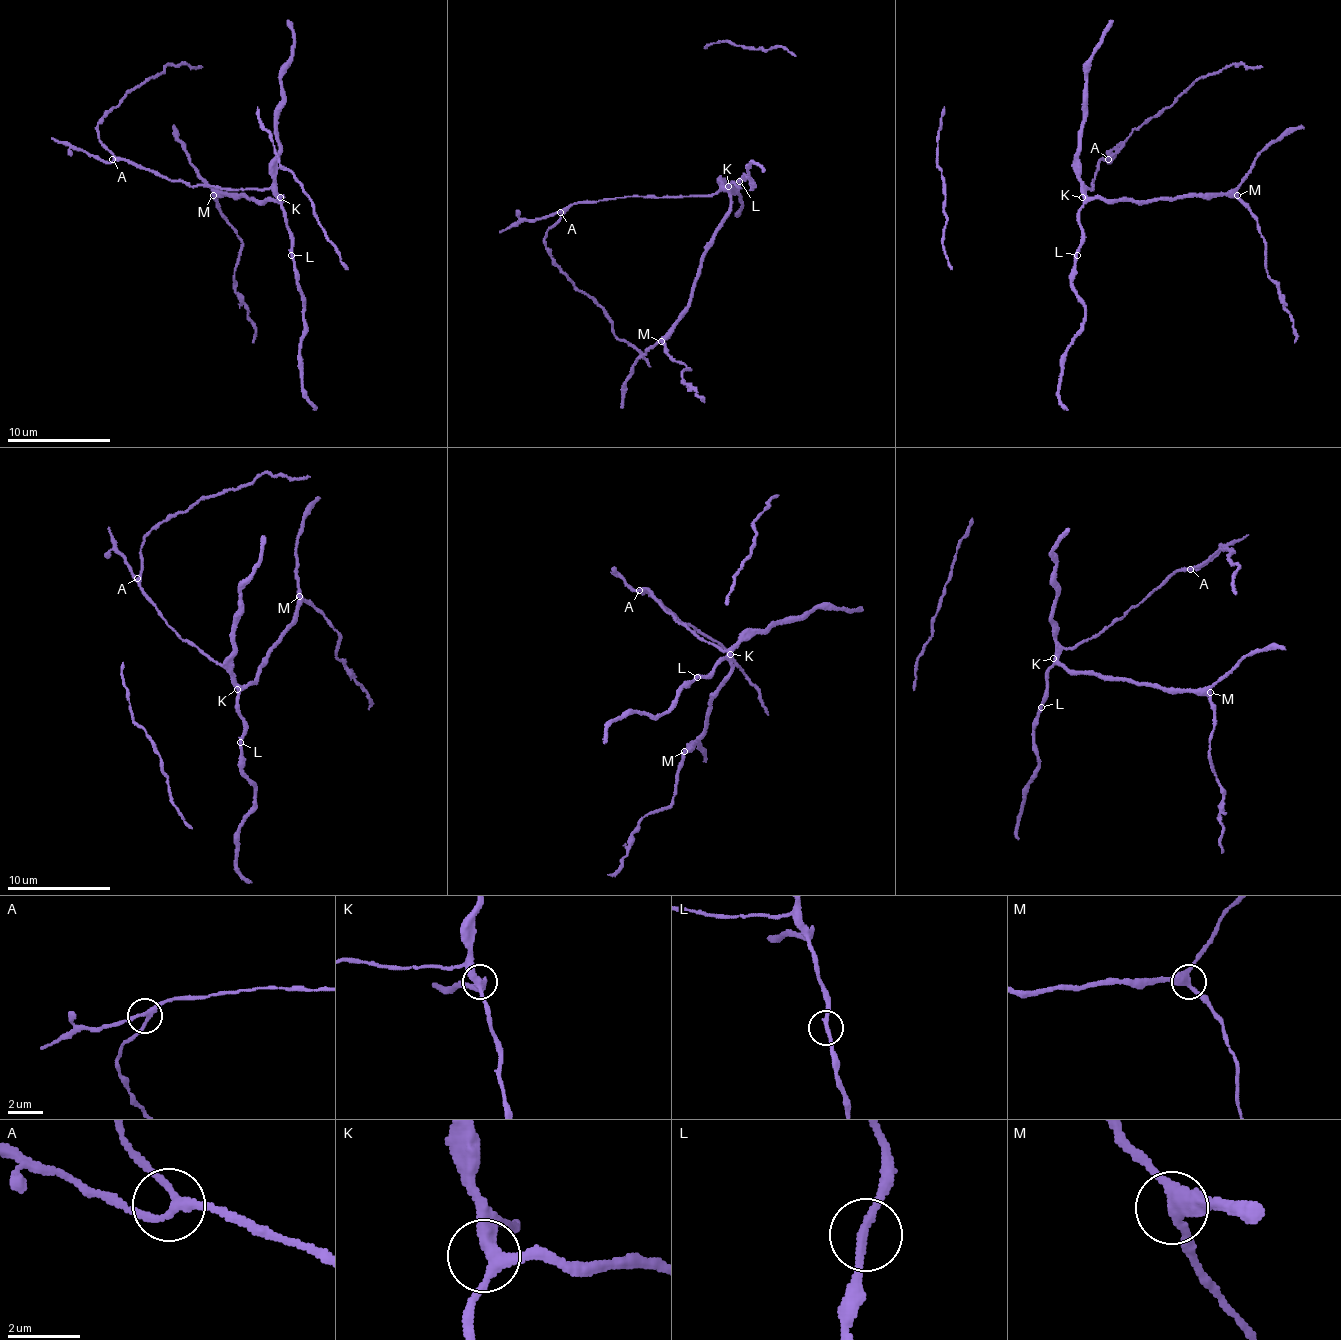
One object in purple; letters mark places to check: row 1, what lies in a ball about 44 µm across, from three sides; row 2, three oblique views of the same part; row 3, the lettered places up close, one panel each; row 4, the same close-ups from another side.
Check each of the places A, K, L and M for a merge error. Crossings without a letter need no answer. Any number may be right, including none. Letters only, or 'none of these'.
none of these

